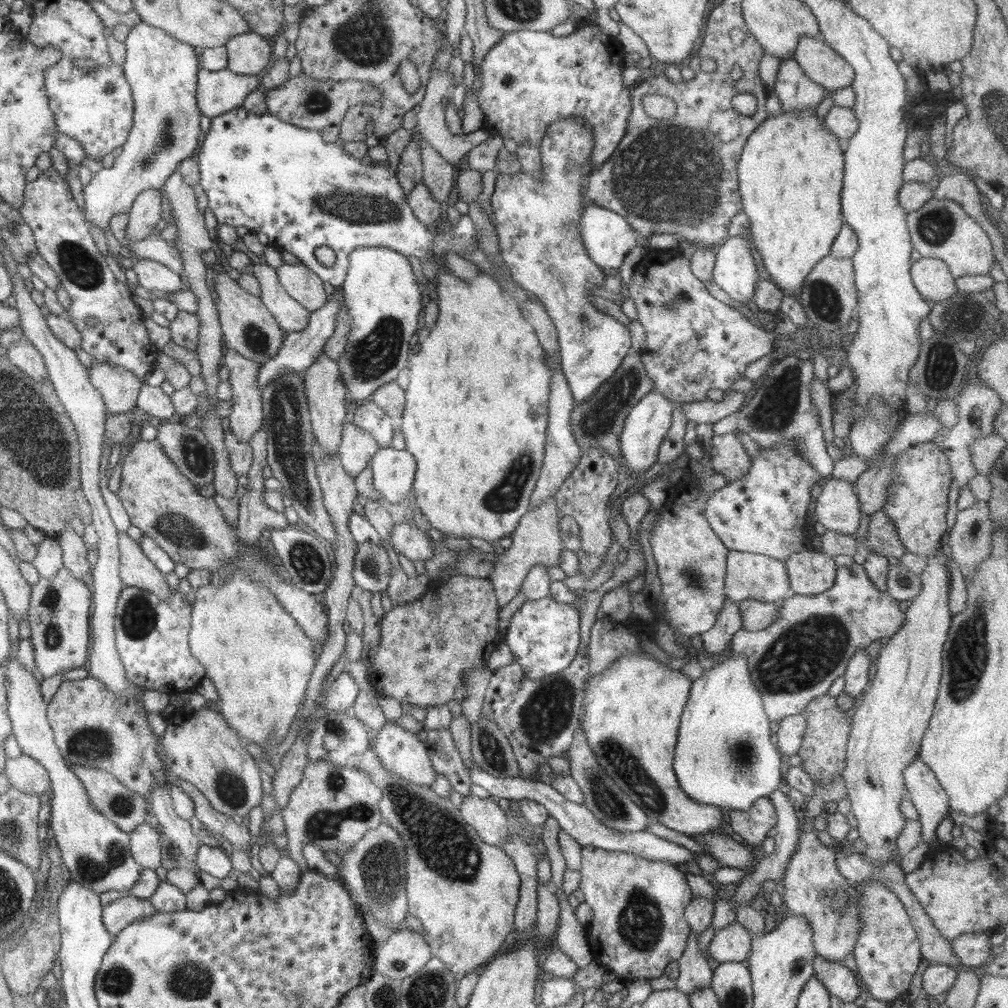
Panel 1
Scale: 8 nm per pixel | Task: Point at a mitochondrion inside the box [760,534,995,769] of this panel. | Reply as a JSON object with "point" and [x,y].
{"point":[968,650]}

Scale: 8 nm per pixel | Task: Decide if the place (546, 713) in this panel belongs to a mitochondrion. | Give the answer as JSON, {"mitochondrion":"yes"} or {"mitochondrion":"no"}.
{"mitochondrion":"yes"}

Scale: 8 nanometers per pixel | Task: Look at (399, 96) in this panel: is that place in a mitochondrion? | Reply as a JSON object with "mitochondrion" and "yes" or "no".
{"mitochondrion":"no"}

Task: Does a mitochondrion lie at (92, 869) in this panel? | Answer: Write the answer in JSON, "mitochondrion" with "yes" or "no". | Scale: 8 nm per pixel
{"mitochondrion":"yes"}

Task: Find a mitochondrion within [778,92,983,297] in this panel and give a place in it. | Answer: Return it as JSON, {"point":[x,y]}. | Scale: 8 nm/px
{"point":[934,228]}

